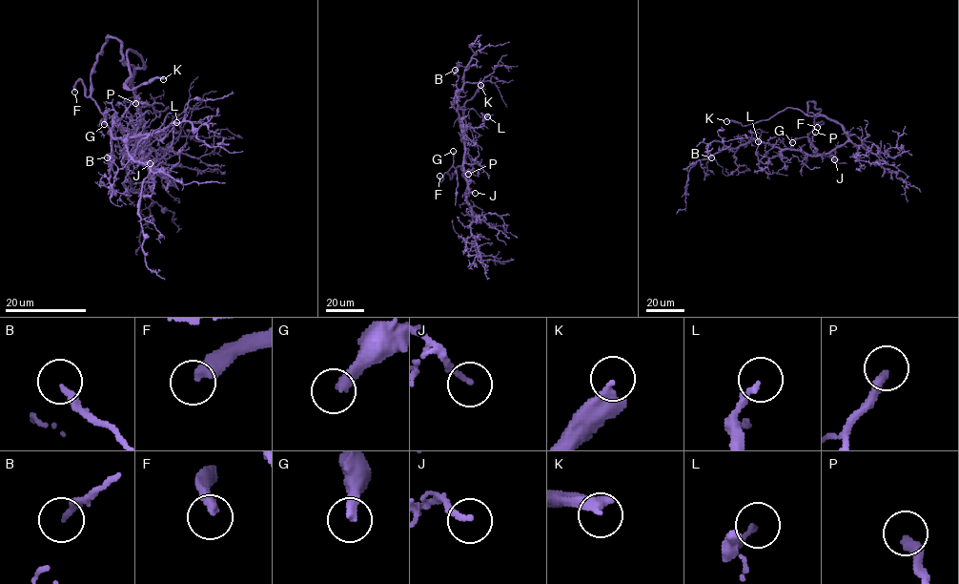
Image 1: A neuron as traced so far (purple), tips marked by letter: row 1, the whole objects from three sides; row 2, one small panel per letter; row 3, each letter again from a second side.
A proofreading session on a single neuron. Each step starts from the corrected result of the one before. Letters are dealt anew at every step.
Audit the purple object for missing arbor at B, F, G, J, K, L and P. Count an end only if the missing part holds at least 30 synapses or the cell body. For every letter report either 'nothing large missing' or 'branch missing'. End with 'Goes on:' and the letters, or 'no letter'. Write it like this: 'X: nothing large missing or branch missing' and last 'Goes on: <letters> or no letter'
B: nothing large missing
F: branch missing
G: branch missing
J: branch missing
K: branch missing
L: nothing large missing
P: nothing large missing
Goes on: F, G, J, K

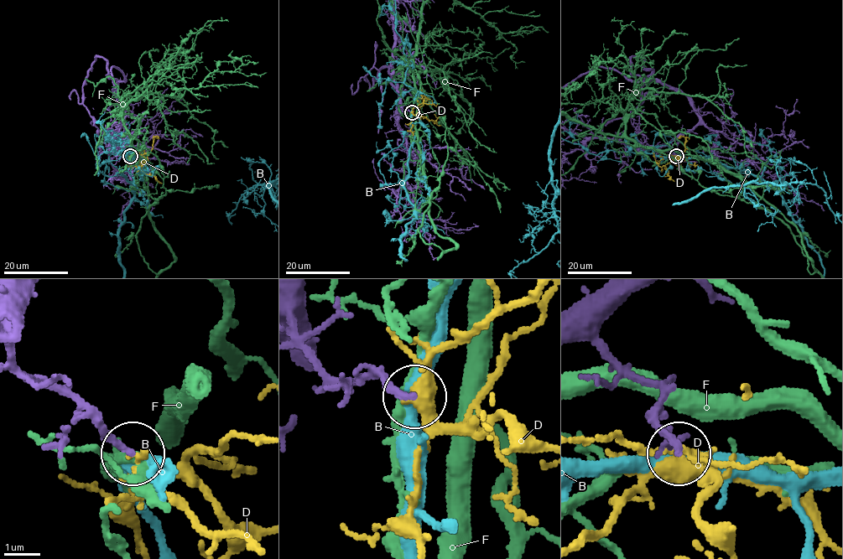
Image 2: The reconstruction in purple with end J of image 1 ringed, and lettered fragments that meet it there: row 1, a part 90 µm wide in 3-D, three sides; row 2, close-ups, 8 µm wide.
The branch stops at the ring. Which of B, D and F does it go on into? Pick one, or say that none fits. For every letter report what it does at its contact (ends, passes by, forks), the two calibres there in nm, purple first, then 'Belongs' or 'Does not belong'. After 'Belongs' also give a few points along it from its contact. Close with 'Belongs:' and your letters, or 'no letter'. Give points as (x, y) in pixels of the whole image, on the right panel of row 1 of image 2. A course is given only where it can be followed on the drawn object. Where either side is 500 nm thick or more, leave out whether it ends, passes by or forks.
B: It passes by. Thickness 200 nm (purple) against 400 nm. Does not belong
D: It passes by. Thickness 180 nm (purple) against 440 nm. Belongs. Its course: (676, 156), (680, 163), (684, 150), (684, 138), (678, 137)
F: It passes by. Thickness 200 nm (purple) against 280 nm. Does not belong
Belongs: D

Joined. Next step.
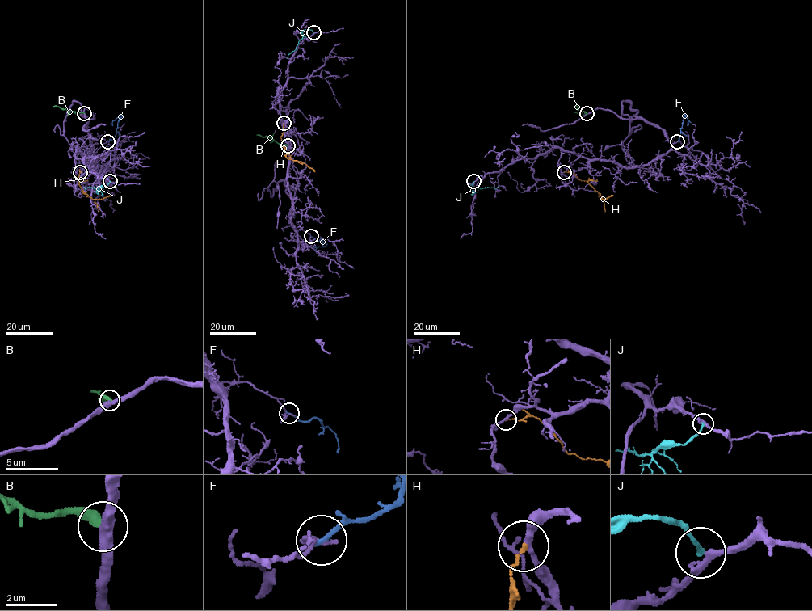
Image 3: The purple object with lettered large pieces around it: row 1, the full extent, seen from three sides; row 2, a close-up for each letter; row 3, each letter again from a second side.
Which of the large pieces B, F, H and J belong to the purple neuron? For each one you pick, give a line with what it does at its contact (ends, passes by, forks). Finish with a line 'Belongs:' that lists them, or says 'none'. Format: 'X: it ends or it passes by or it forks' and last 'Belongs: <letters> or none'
Belongs: none

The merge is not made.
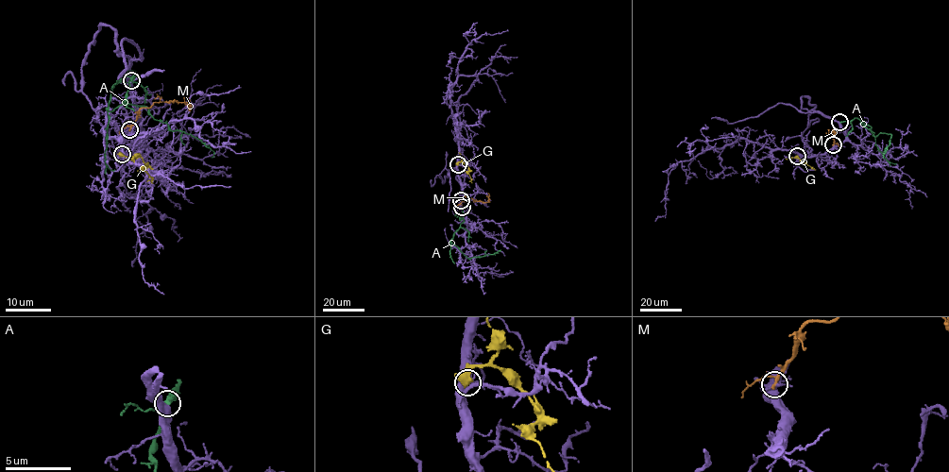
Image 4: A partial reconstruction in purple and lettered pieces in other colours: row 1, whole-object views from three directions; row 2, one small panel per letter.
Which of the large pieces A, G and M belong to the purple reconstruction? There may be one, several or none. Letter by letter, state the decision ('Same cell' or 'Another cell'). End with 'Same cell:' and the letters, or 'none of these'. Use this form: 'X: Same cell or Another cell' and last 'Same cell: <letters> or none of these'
A: Another cell
G: Another cell
M: Another cell
Same cell: none of these

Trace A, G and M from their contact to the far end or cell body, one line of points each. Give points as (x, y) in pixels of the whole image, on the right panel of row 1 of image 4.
A: (840, 122), (856, 118), (869, 125), (876, 136), (880, 133), (890, 134), (889, 145), (883, 158)
G: (797, 156), (794, 157), (816, 170)
M: (833, 144), (831, 133), (835, 132), (831, 135), (828, 129)

